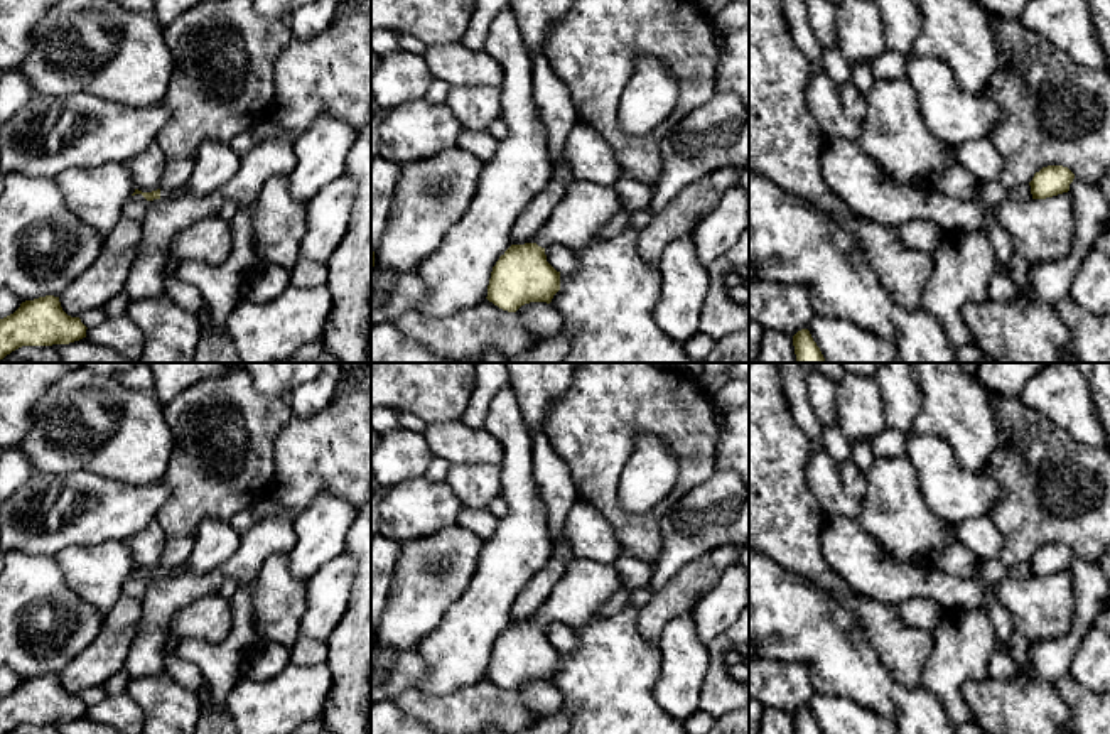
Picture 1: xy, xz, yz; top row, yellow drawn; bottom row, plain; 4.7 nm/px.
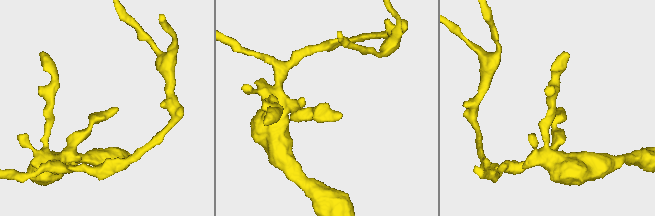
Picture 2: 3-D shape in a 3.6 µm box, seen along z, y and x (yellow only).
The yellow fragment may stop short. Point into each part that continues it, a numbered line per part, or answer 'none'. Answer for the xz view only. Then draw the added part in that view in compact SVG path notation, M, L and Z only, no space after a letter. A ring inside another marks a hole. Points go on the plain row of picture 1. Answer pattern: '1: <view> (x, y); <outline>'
1: xz (586, 586); M574 559L533 621L542 626L550 623L585 626L599 619L601 607L621 589L621 577L614 564Z

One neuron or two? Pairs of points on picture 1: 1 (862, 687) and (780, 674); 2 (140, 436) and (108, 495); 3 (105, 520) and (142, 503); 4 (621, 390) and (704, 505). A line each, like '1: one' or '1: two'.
1: two
2: two
3: one
4: two

